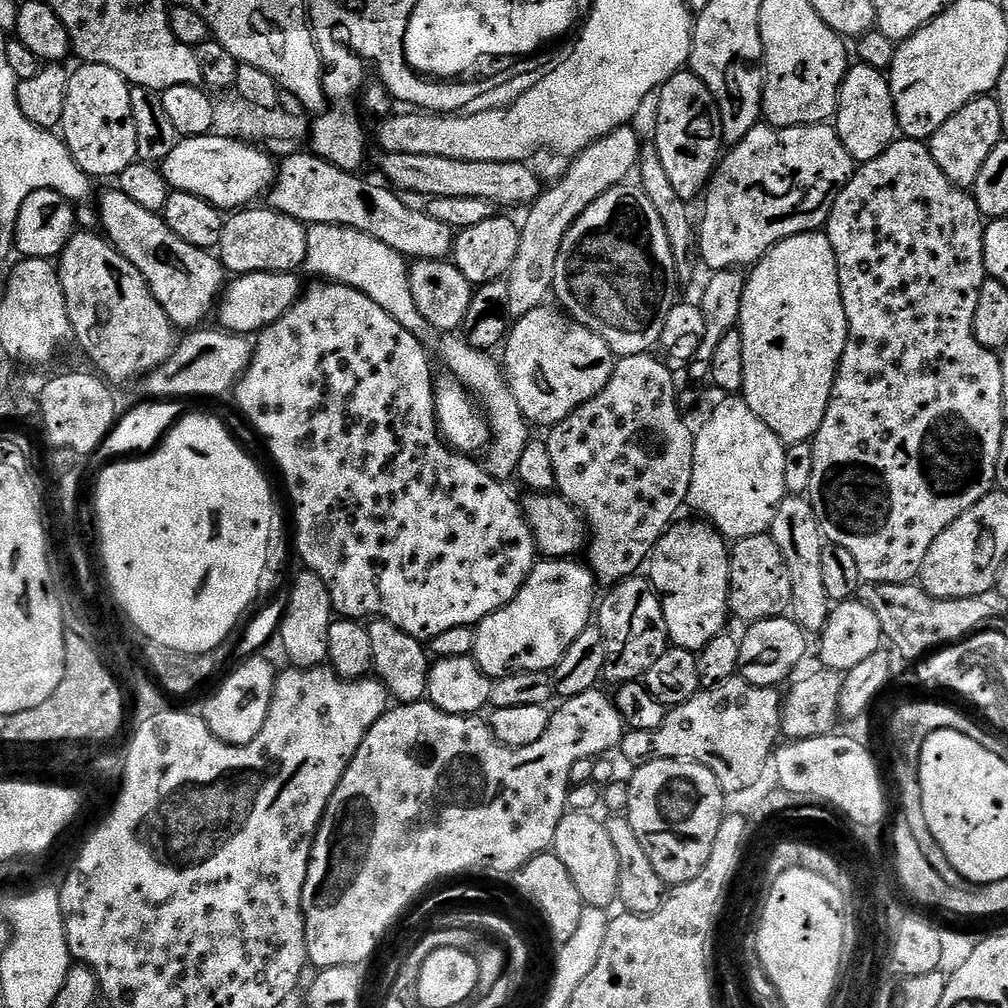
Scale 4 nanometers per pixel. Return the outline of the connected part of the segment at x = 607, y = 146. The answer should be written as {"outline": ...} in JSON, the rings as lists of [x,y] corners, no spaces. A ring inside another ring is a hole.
{"outline":[[[625,126],[598,138],[586,150],[571,157],[564,177],[553,188],[539,193],[527,209],[528,217],[519,225],[518,254],[510,266],[507,282],[507,306],[505,311],[511,319],[524,317],[536,308],[545,307],[547,296],[553,295],[554,270],[558,266],[558,250],[570,230],[570,226],[602,194],[621,187],[628,175],[637,171],[640,163],[641,137],[636,137],[635,127]]]}

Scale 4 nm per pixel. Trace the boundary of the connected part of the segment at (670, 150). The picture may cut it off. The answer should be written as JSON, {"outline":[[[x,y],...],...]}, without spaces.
{"outline":[[[690,70],[674,74],[658,90],[660,101],[656,104],[656,137],[654,143],[658,150],[658,158],[662,158],[662,167],[674,185],[674,191],[678,198],[685,202],[692,202],[692,199],[699,197],[708,187],[708,181],[712,179],[716,165],[722,156],[722,145],[724,135],[722,134],[722,122],[720,111],[716,105],[716,99],[710,94],[710,90]]]}

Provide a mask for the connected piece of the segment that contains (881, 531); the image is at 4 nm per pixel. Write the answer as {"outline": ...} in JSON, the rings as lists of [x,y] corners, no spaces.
{"outline":[[[898,138],[885,152],[878,154],[878,158],[859,165],[853,171],[848,185],[838,194],[838,198],[832,207],[832,212],[828,216],[826,231],[830,238],[830,246],[834,246],[834,258],[838,262],[838,282],[842,290],[842,302],[844,303],[846,318],[848,319],[848,337],[846,338],[846,346],[840,359],[840,365],[836,367],[836,381],[832,387],[828,409],[822,418],[822,426],[816,431],[816,435],[811,441],[812,449],[814,450],[814,474],[810,477],[810,486],[806,495],[808,501],[812,503],[812,509],[818,518],[820,530],[824,533],[825,541],[838,546],[846,546],[846,550],[850,550],[850,555],[858,562],[858,574],[861,581],[870,584],[913,583],[920,575],[922,562],[926,562],[926,554],[930,550],[930,546],[934,546],[934,538],[938,538],[938,534],[942,534],[942,530],[946,530],[946,526],[950,526],[950,522],[954,522],[959,516],[966,514],[966,510],[970,510],[970,506],[974,506],[974,502],[981,500],[987,492],[993,491],[996,483],[998,450],[1002,446],[1002,434],[1006,430],[1006,418],[1002,414],[1002,366],[1000,365],[999,355],[993,349],[982,347],[978,342],[978,338],[974,338],[974,309],[978,307],[978,290],[982,290],[986,279],[984,270],[985,227],[986,220],[978,210],[975,195],[971,191],[959,188],[957,184],[952,184],[950,178],[946,178],[946,174],[942,174],[942,170],[938,170],[938,162],[934,162],[932,151],[928,149],[925,141],[909,140],[907,138]]]}

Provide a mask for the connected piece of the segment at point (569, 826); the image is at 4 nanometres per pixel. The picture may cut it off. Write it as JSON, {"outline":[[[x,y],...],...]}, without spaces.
{"outline":[[[565,811],[562,822],[558,822],[551,851],[562,858],[562,866],[566,866],[574,886],[578,886],[578,894],[582,894],[585,905],[608,910],[618,900],[618,854],[607,823],[594,817],[592,812]]]}

